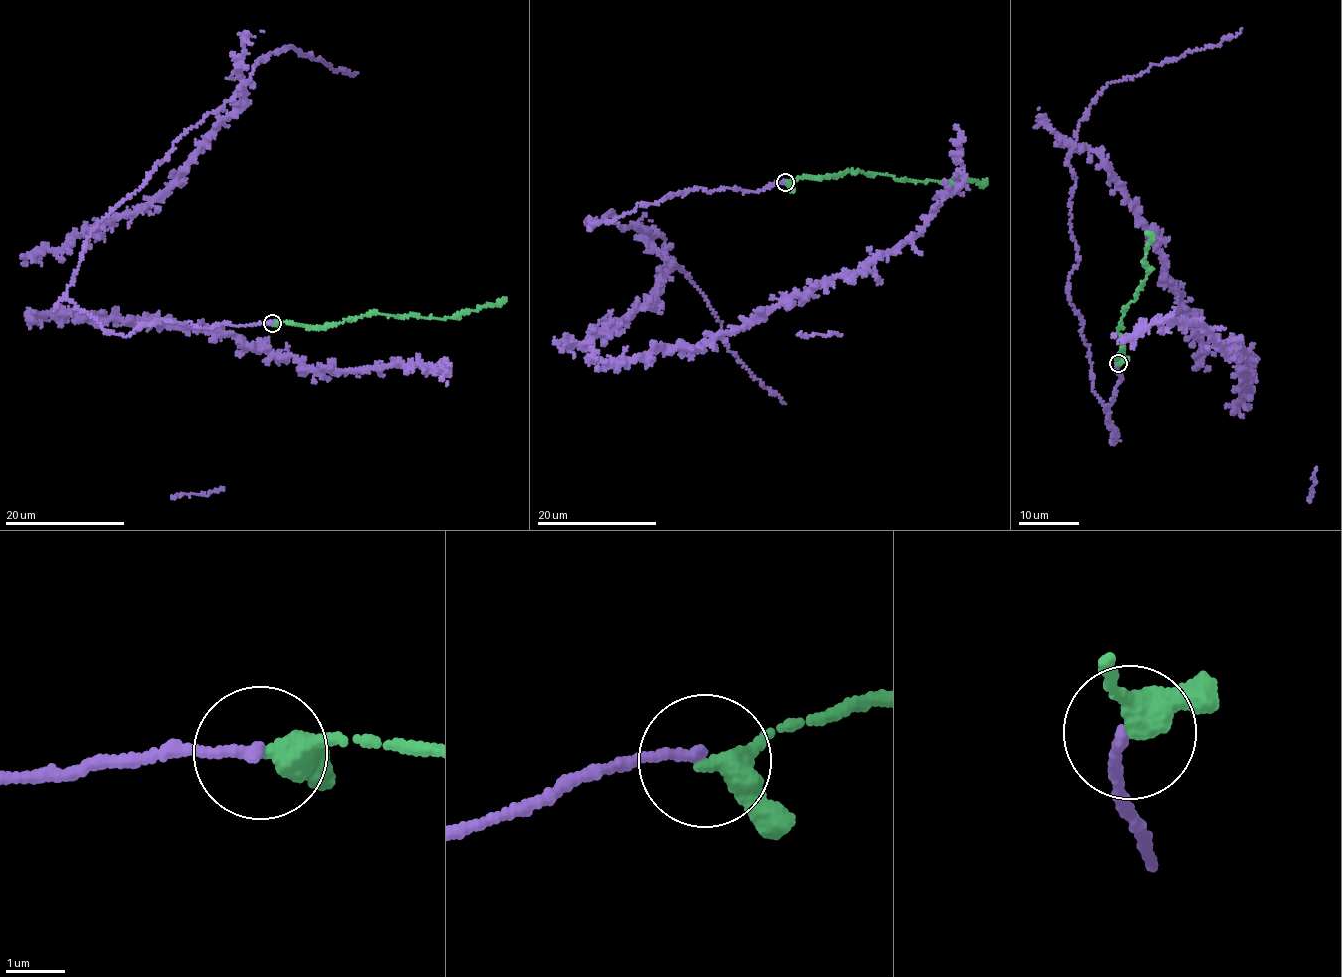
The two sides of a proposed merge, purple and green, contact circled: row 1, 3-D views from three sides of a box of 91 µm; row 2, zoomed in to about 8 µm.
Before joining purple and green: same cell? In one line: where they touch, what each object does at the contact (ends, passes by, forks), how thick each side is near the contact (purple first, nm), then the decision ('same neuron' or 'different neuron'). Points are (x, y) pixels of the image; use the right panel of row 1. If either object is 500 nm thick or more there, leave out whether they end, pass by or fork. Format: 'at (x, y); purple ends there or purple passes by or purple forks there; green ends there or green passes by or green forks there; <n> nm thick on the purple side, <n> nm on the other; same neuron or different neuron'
at (1118, 363); purple ends there; green passes by; 180 nm thick on the purple side, 320 nm on the other; same neuron

